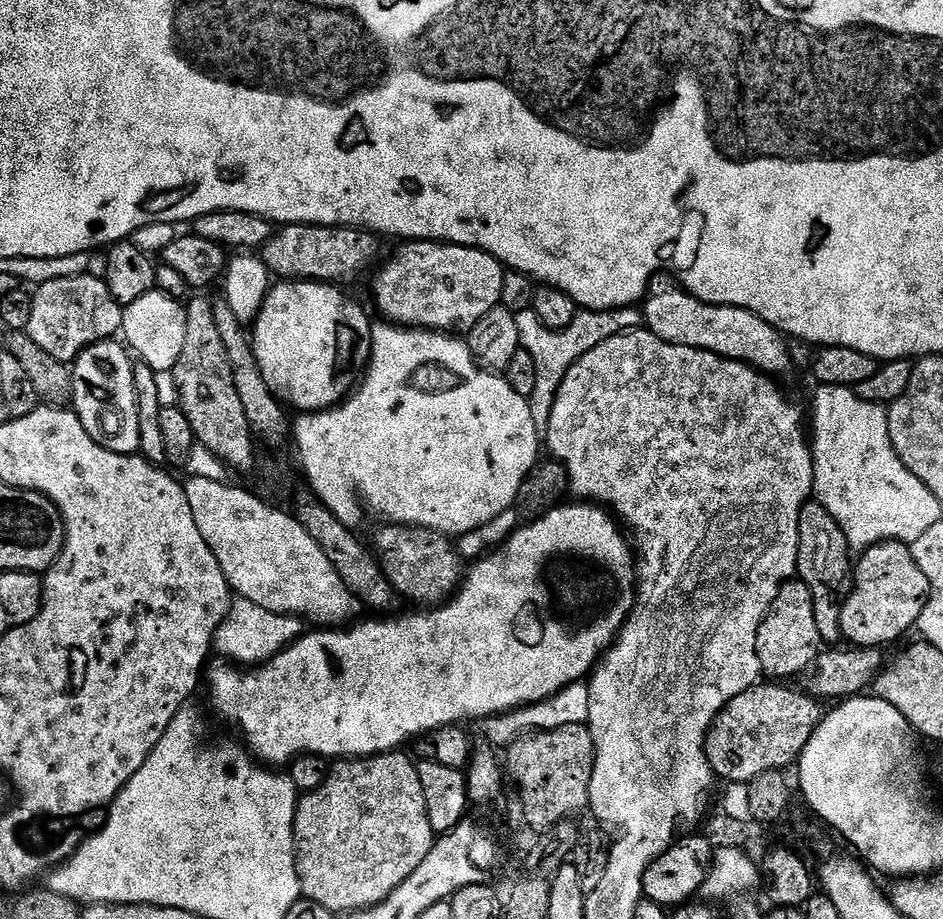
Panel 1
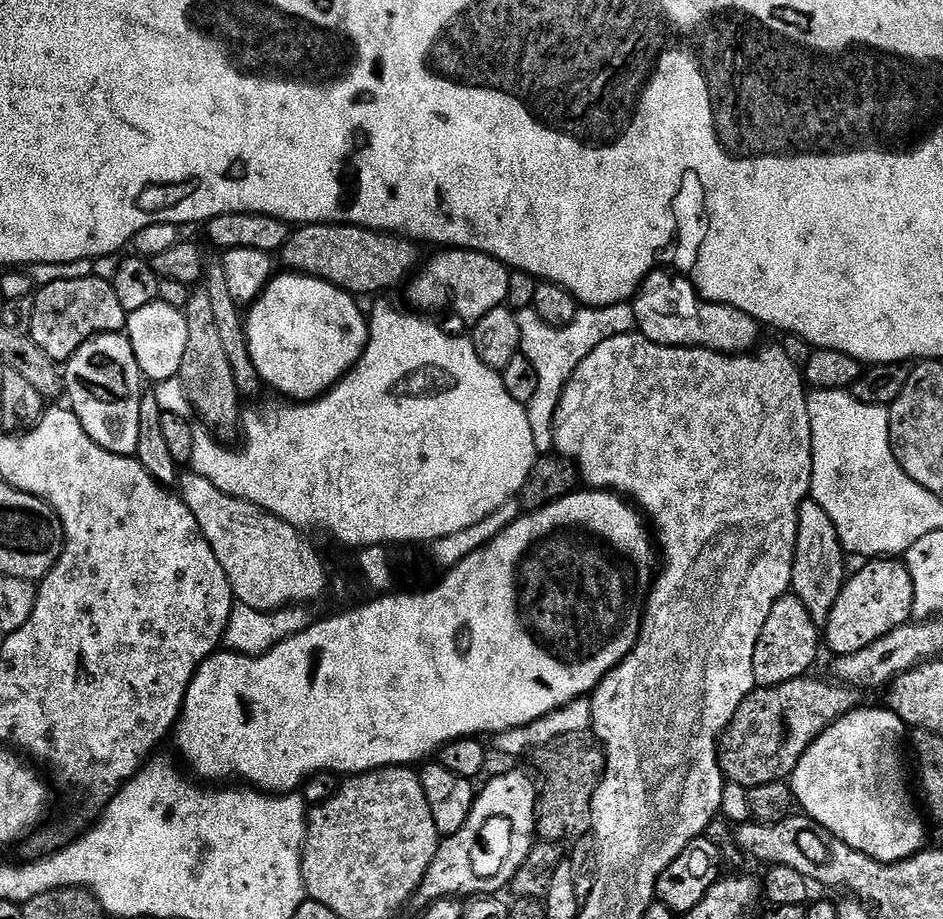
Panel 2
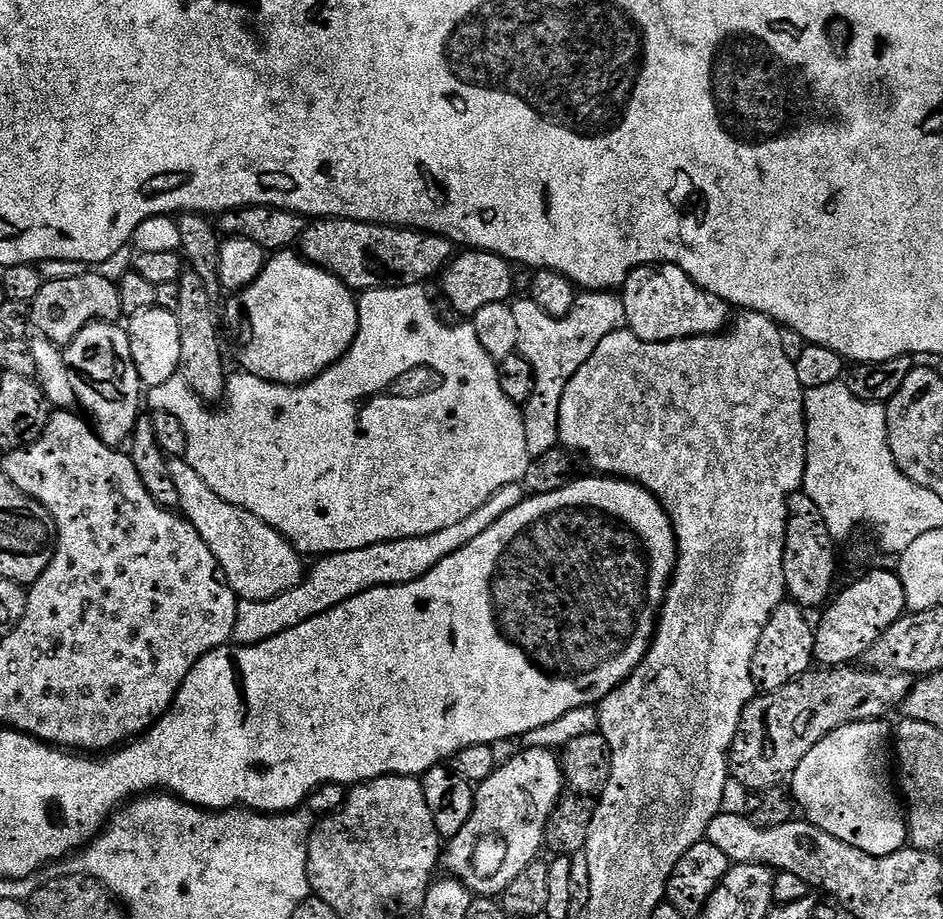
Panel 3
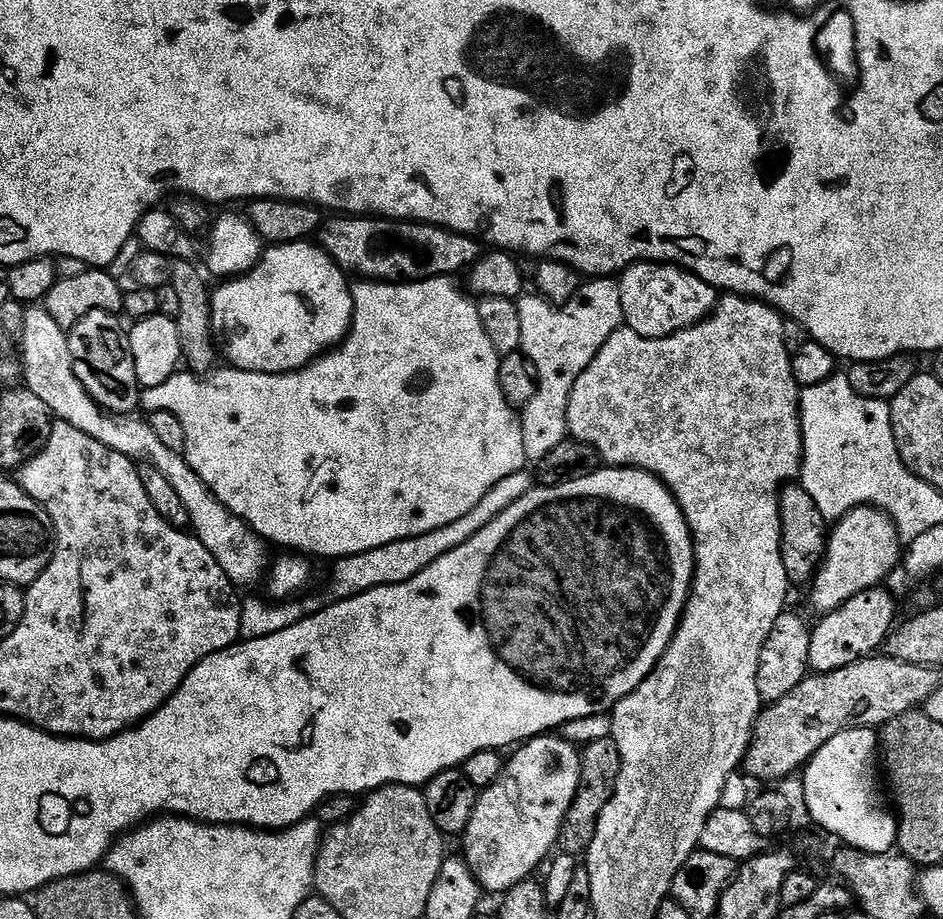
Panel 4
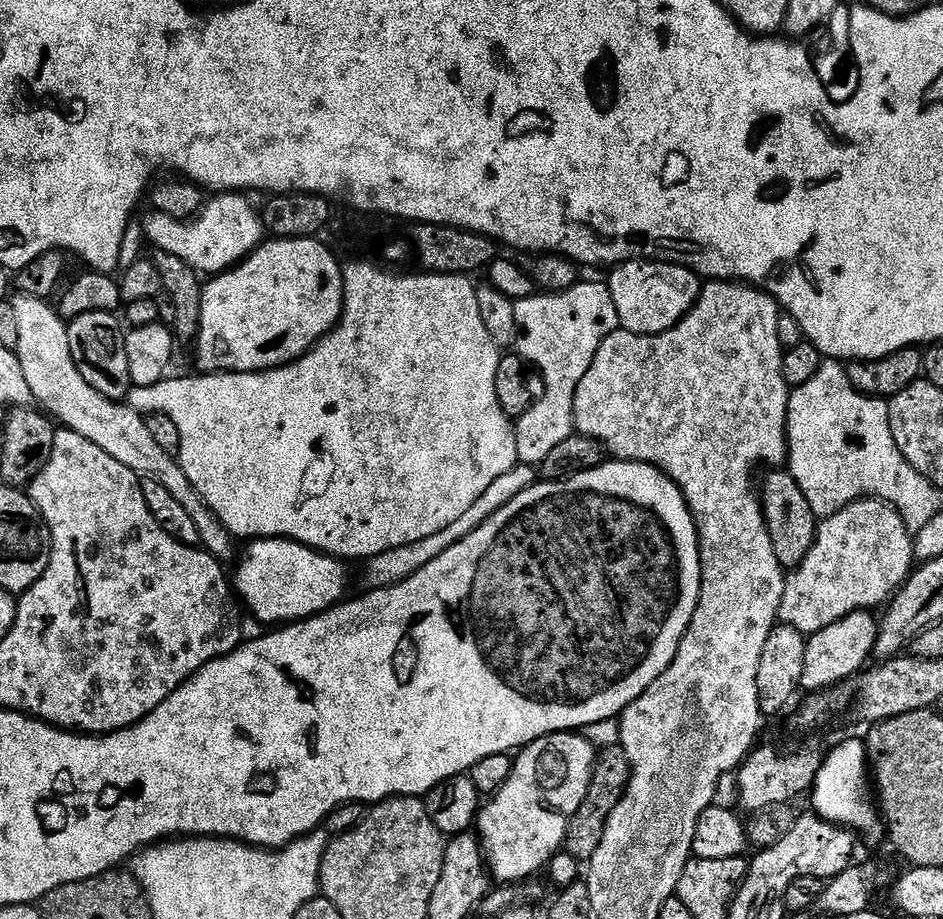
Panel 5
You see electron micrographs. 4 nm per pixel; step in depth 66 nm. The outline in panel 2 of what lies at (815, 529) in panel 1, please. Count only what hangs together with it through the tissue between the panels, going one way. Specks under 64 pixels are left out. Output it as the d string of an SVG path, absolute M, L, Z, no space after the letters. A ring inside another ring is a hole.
M803 500L798 510L798 538L792 567L791 591L802 602L802 606L810 610L812 621L818 626L828 623L830 610L834 602L838 602L838 594L844 588L844 559L846 553L840 544L834 522L830 522L830 514L826 514L826 510L822 510L816 500Z

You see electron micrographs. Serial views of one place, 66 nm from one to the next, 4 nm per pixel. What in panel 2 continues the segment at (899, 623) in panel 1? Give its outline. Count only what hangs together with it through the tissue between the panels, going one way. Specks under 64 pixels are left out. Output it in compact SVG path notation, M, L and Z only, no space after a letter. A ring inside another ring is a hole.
M872 558L867 561L868 564L861 572L856 572L847 577L844 581L844 588L838 594L838 602L828 615L828 623L823 625L822 640L832 651L833 657L845 656L846 654L858 654L858 650L870 646L870 642L878 642L890 630L898 626L909 623L913 619L912 607L914 606L914 582L910 578L910 570L907 563L900 558Z

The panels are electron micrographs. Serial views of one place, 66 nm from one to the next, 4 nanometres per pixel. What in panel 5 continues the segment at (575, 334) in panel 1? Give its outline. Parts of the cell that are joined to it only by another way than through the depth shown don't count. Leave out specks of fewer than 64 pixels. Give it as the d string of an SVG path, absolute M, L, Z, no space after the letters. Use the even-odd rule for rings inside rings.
M581 279L572 288L564 292L534 294L530 298L516 301L514 306L514 322L518 322L516 331L515 355L533 364L544 379L542 398L526 414L515 417L516 441L518 442L518 461L521 464L538 466L549 456L561 442L566 442L576 432L574 422L574 394L578 390L578 382L586 370L590 370L590 362L594 362L594 354L598 354L598 346L602 346L605 338L620 328L618 310L614 310L614 298L610 294L607 283L596 280Z

